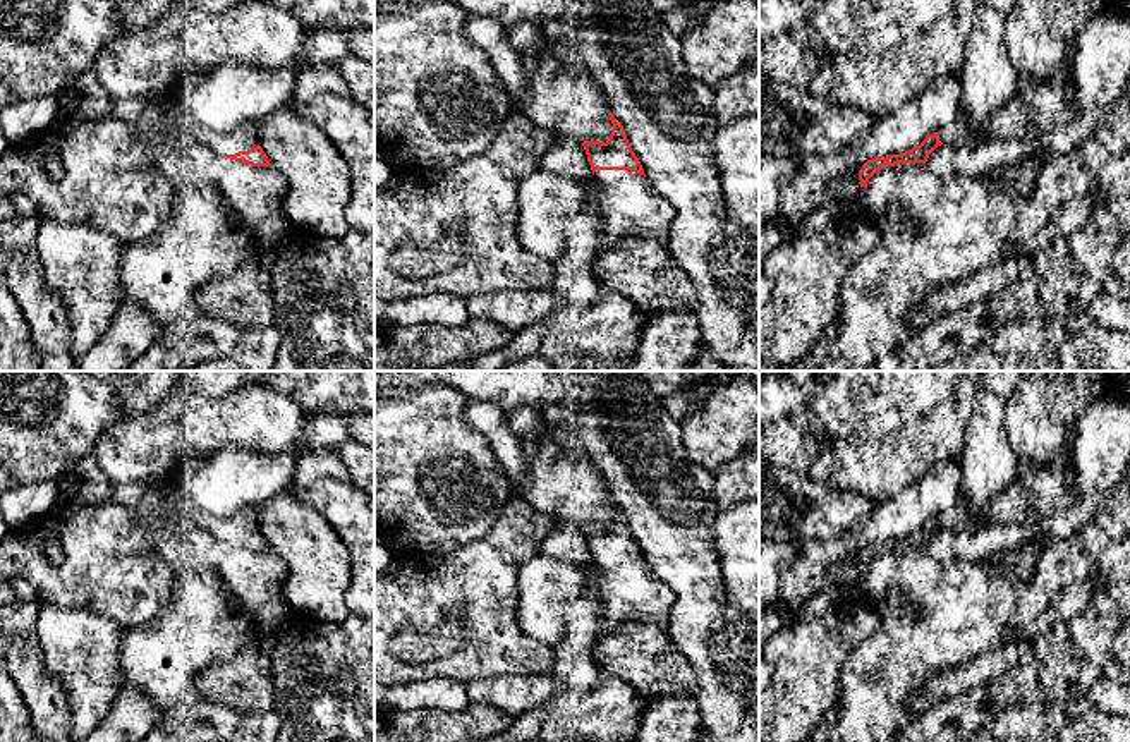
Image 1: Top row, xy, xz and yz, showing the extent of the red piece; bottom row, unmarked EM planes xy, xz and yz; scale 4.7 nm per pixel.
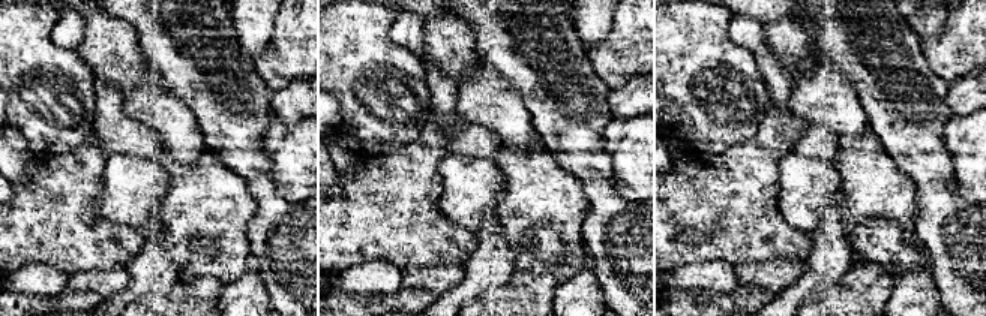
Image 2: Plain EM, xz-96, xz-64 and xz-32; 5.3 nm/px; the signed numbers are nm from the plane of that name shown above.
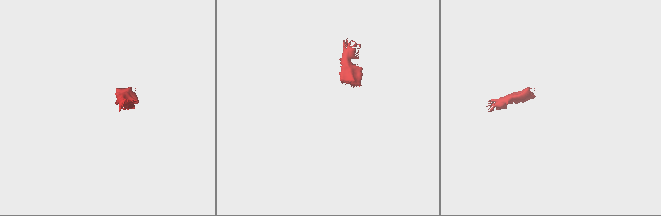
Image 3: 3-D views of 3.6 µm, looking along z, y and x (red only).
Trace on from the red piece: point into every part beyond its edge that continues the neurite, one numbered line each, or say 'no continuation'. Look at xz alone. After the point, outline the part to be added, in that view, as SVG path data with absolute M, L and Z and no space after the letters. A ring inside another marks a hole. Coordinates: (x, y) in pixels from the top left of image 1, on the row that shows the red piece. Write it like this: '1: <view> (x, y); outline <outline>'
1: xz (631, 206); outline M596 170L586 186L601 211L599 247L625 237L668 246L675 208L647 177L630 170Z

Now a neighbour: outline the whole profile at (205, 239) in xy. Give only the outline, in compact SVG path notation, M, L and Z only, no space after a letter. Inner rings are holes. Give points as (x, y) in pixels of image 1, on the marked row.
M163 108L139 119L136 134L173 186L170 220L153 235L125 244L117 306L137 304L161 326L189 319L197 290L237 271L256 240L222 191L197 175L173 144L158 136Z

